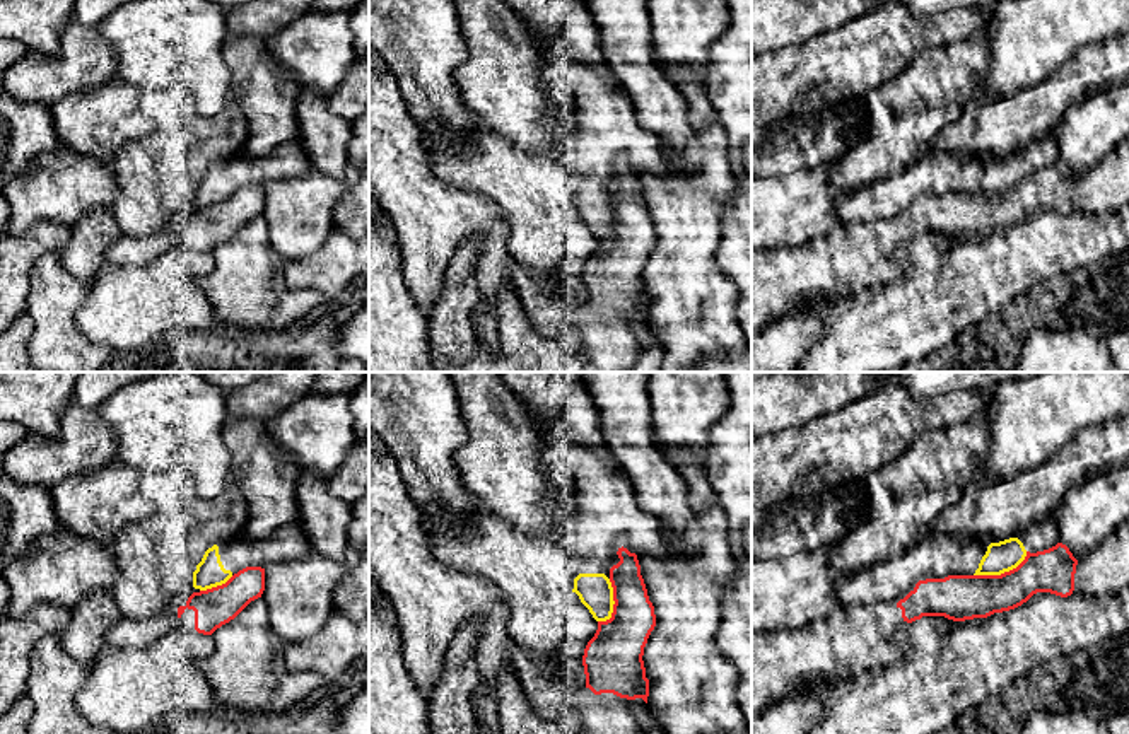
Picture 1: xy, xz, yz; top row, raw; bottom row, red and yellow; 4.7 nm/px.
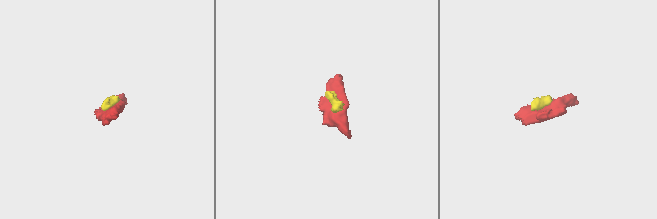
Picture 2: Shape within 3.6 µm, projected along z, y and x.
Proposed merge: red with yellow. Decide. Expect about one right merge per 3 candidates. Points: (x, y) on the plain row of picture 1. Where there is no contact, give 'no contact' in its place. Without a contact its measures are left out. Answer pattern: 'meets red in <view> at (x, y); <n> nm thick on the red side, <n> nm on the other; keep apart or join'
meets red in yz at (1001, 192); 220 nm thick on the red side, 150 nm on the other; keep apart

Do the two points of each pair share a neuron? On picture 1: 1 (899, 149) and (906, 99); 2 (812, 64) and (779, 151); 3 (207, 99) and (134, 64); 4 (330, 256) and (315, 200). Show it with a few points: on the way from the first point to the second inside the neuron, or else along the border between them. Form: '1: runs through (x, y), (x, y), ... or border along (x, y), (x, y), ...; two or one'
1: runs through (899, 137), (906, 111); one
2: border along (832, 108), (817, 118), (793, 118); two
3: runs through (192, 81), (187, 75), (169, 75), (152, 64); one
4: border along (333, 227), (315, 251), (291, 258); two

